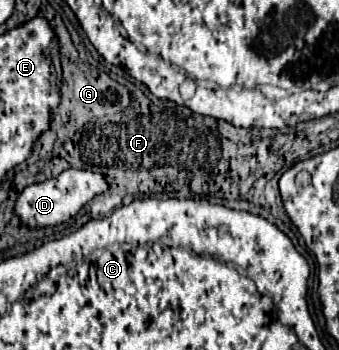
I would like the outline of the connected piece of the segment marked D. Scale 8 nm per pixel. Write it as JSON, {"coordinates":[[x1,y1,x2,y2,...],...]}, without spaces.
{"coordinates":[[68,168,58,178,50,178,46,182,24,188,16,202,16,214,28,226,56,226,72,218,88,200,92,200,96,194,104,192,106,188,108,188,108,182,104,180,104,176,96,172]]}

